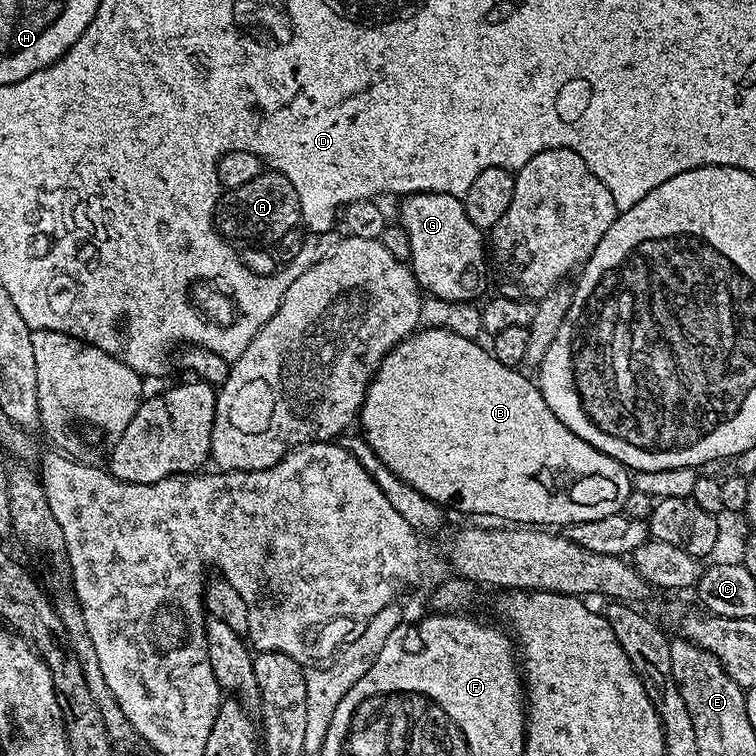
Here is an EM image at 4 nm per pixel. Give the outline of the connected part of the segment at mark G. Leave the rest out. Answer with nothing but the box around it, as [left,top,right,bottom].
[398,192,490,302]

